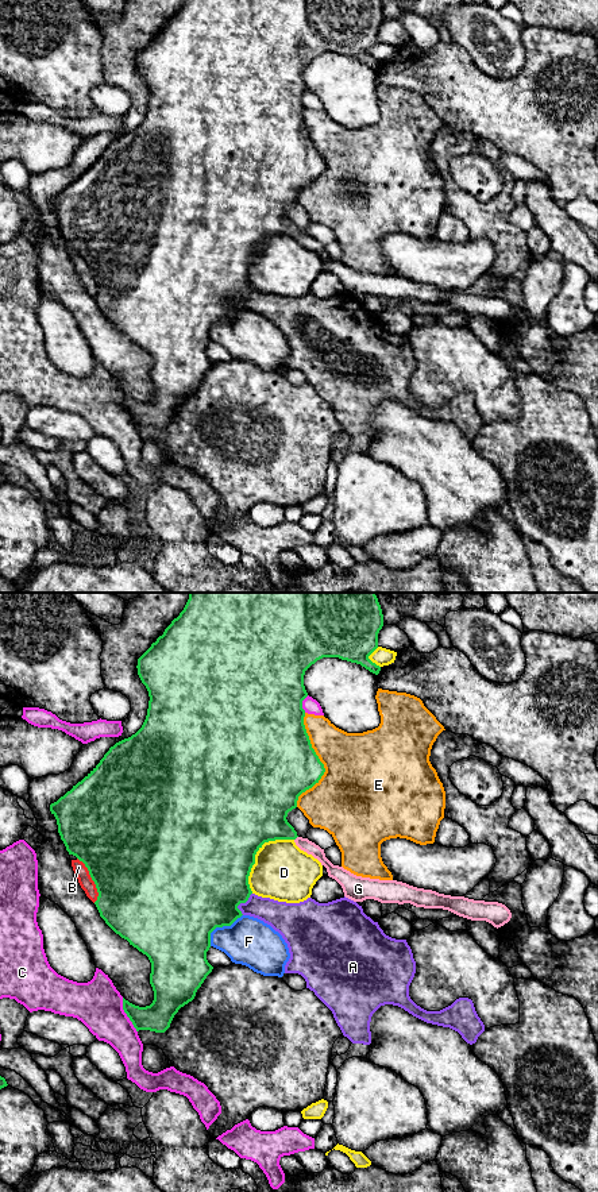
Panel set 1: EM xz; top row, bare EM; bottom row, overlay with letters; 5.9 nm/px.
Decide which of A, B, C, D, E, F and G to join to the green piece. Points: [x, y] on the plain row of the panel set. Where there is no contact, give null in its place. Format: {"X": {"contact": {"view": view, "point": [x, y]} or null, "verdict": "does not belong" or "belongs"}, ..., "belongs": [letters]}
{"A": {"contact": {"view": "xz", "point": [242, 297]}, "verdict": "does not belong"}, "B": {"contact": {"view": "xz", "point": [92, 274]}, "verdict": "does not belong"}, "C": {"contact": {"view": "xz", "point": [127, 411]}, "verdict": "does not belong"}, "D": {"contact": {"view": "xz", "point": [255, 249]}, "verdict": "does not belong"}, "E": {"contact": {"view": "xz", "point": [320, 157]}, "verdict": "does not belong"}, "F": {"contact": {"view": "xz", "point": [220, 321]}, "verdict": "does not belong"}, "G": {"contact": {"view": "xz", "point": [296, 232]}, "verdict": "belongs"}, "belongs": ["G"]}

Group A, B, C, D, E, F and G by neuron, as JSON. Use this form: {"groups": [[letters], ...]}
{"groups": [["A"], ["B"], ["C"], ["D"], ["E"], ["F"], ["G"]]}

